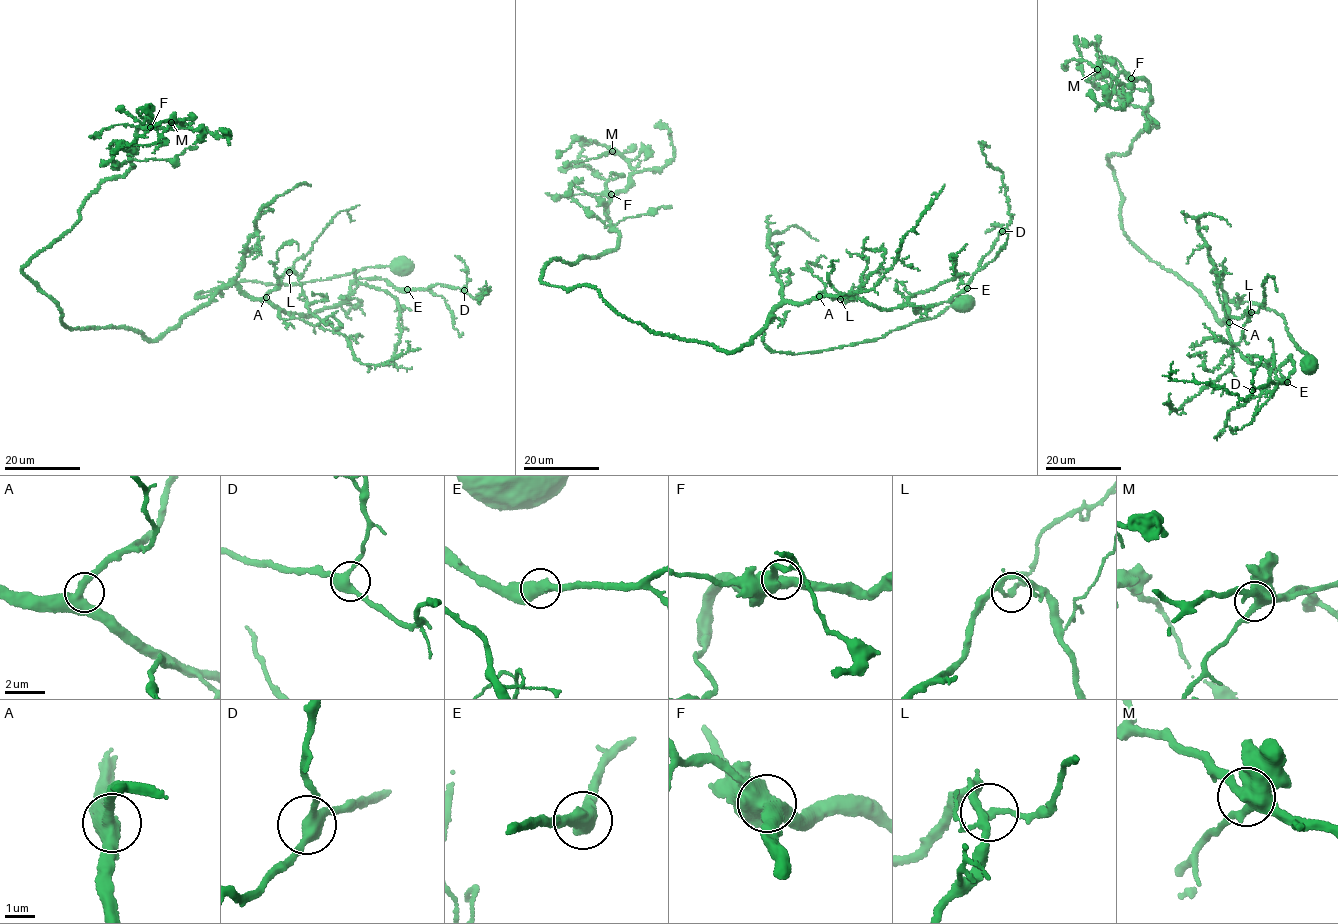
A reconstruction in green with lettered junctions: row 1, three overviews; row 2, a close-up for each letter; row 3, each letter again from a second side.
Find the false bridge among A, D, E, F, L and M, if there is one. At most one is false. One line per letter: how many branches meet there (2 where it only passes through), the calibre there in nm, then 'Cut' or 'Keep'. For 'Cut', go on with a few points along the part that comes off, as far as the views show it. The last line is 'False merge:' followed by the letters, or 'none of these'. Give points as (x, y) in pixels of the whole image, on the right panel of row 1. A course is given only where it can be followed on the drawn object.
A: Branches: 2. Thickness 440 nm. Keep
D: Branches: 3. Thickness 360 nm. Keep
E: Branches: 2. Thickness 500 nm. Keep
F: Branches: 3. Thickness 500 nm. Keep
L: Branches: 2. Thickness 180 nm. Keep
M: Branches: 3. Thickness 460 nm. Keep
False merge: none of these

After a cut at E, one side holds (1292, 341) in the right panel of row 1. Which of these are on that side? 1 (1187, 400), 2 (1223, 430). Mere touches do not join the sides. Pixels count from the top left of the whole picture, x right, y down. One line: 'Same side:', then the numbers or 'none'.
Same side: 1, 2

